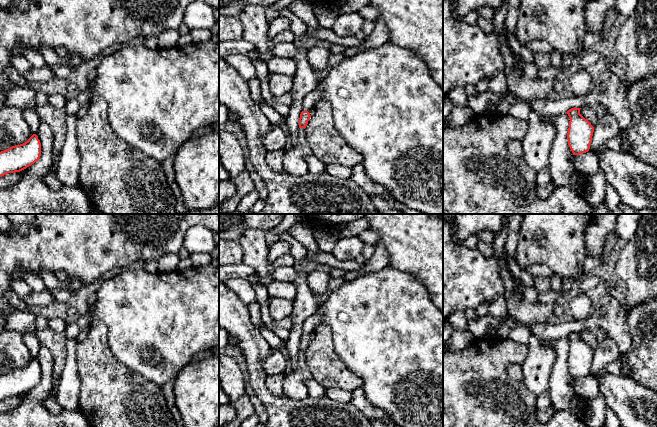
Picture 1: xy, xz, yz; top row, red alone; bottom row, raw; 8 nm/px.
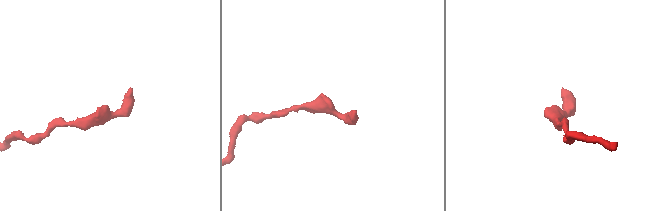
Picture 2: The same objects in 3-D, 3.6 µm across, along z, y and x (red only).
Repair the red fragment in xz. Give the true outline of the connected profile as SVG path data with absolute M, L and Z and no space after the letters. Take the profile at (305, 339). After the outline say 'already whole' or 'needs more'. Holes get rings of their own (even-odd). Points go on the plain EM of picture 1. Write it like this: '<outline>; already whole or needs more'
M386 266L379 271L344 281L341 286L329 291L317 311L305 320L299 342L300 352L306 352L311 341L309 335L321 323L327 325L331 330L335 354L340 357L348 369L362 378L362 388L366 398L374 406L384 410L395 424L400 427L443 427L443 313L434 304L430 293L419 280L405 272Z; needs more

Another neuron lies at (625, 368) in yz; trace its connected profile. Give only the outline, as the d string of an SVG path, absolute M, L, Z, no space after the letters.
M625 357L621 358L621 373L620 375L625 377L632 377L631 375L631 369L628 365L627 359Z

